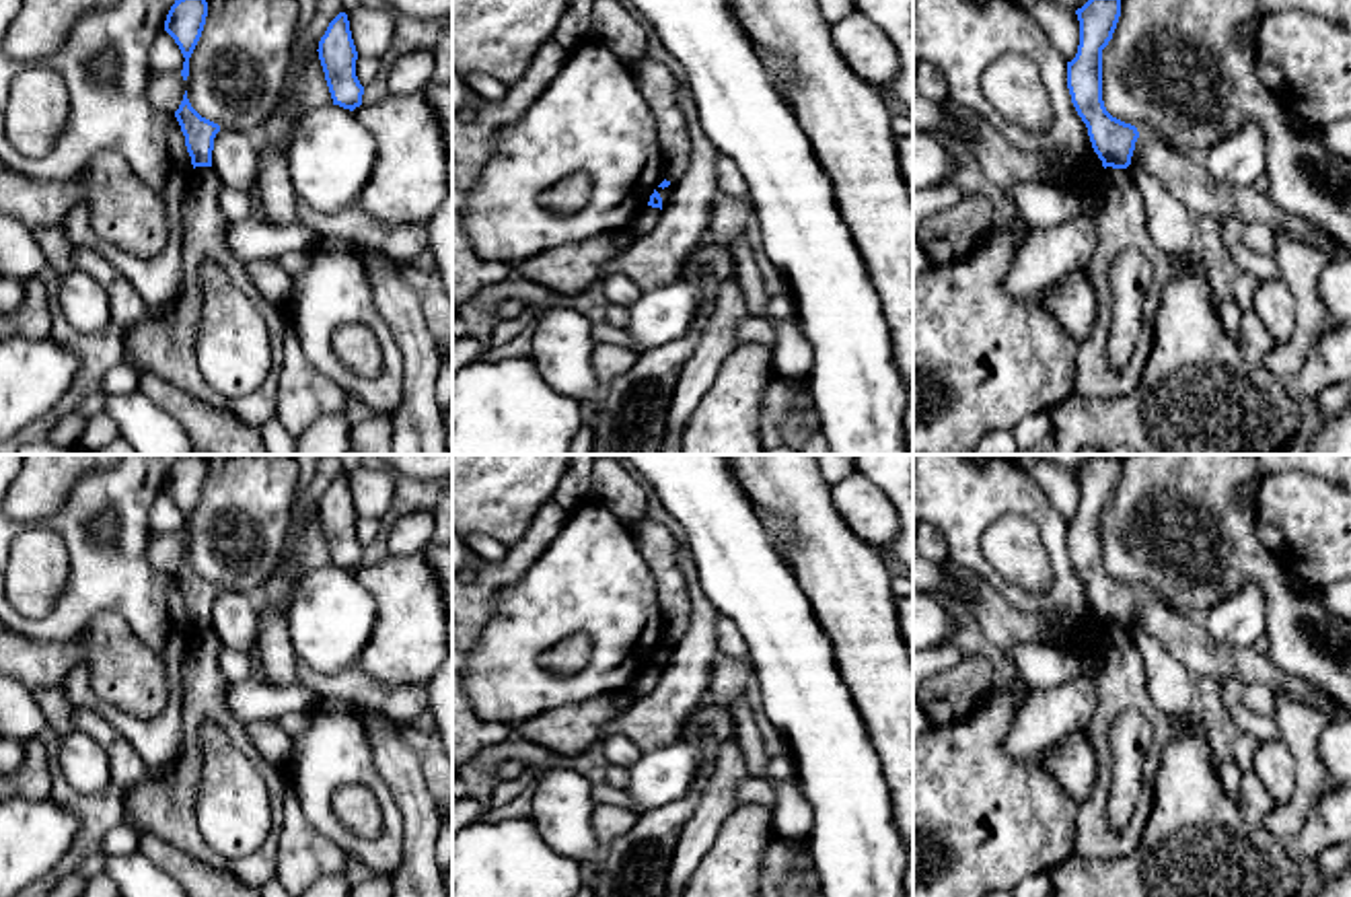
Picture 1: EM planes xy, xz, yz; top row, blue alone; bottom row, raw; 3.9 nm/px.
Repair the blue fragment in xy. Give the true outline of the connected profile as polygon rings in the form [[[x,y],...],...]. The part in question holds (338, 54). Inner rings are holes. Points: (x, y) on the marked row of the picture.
[[[339,12],[319,41],[319,60],[333,105],[354,111],[362,105],[364,86],[356,76],[358,51],[352,39],[350,21]]]

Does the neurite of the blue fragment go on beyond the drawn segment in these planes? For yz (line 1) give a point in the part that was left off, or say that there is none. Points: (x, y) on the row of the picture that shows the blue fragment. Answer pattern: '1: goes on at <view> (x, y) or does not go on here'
1: does not go on here

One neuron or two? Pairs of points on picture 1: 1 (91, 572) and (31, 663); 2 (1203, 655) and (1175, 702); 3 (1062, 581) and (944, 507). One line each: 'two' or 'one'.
1: two
2: two
3: one

